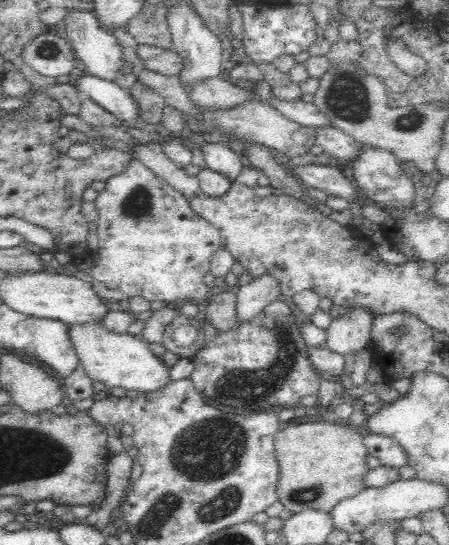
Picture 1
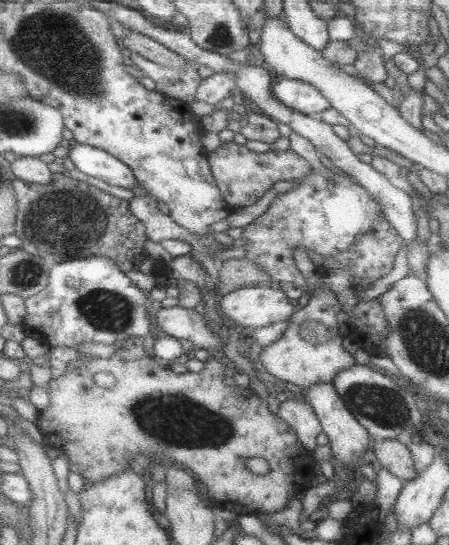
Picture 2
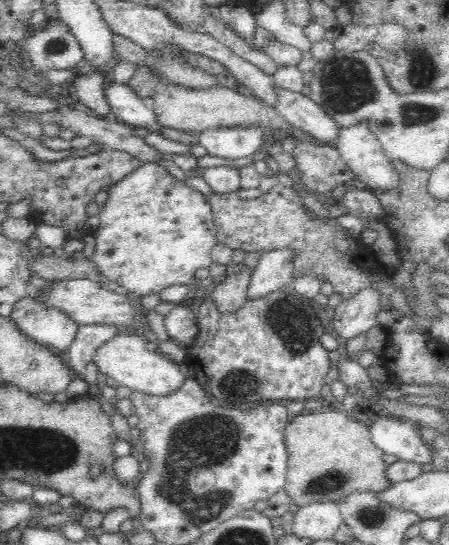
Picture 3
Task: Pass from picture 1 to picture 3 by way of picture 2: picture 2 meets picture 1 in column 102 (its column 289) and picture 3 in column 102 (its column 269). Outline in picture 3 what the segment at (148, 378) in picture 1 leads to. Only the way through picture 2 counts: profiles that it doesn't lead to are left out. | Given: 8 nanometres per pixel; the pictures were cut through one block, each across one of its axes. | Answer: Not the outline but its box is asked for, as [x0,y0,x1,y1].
[93,332,186,396]

